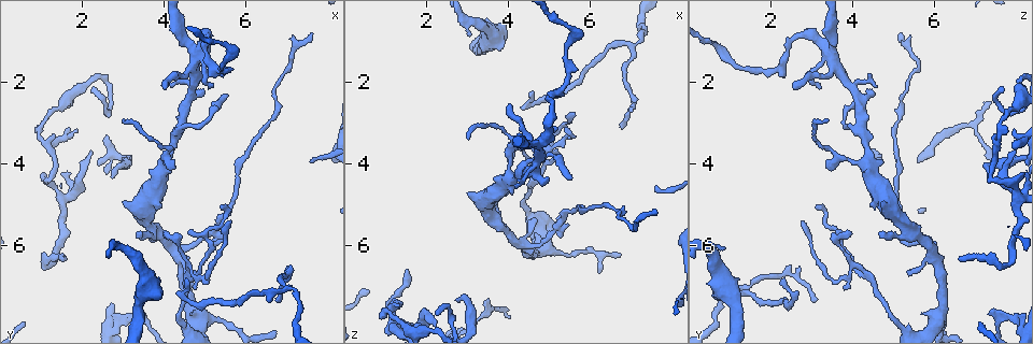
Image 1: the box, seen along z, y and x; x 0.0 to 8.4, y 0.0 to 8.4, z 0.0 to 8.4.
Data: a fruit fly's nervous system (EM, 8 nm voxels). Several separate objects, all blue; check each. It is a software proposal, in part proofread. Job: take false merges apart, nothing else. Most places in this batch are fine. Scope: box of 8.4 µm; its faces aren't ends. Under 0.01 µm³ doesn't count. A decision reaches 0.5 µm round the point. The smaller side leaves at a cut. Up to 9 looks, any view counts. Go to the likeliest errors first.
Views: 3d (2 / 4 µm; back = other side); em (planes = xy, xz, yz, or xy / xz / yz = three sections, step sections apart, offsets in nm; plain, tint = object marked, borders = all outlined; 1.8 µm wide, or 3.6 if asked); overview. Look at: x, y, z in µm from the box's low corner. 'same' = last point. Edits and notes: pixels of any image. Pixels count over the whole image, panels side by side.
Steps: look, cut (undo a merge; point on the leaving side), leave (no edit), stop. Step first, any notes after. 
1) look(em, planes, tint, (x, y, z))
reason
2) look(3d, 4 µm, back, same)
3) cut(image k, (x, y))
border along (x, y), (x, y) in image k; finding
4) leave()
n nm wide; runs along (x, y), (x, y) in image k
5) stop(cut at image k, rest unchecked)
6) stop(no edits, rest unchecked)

look(3d, 2 µm, (3.35, 7.70, 7.75))
abrupt turn

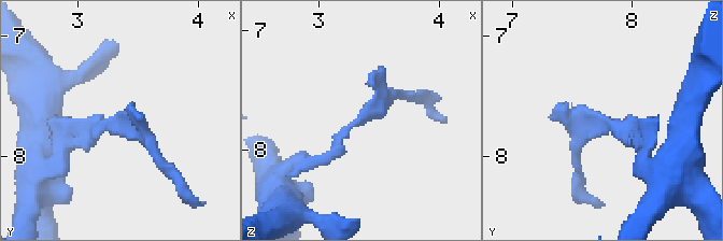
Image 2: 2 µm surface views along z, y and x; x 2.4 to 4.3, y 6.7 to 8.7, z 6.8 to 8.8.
look(em, planes, tint, (3.40, 7.70, 7.70))

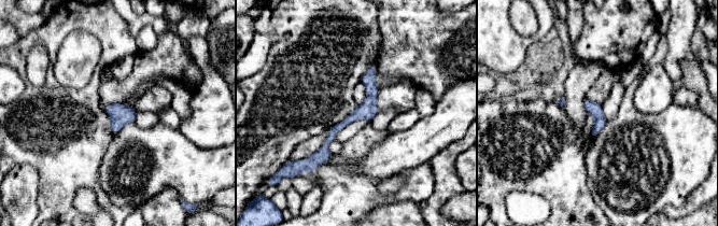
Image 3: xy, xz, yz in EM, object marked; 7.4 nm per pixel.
leave()
runs along (374, 68), (370, 101), (332, 133), (314, 163) in image 3; continuous, no second neuron

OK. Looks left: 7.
look(em, planes, tint, (4.40, 3.15, 4.25))
arms part here

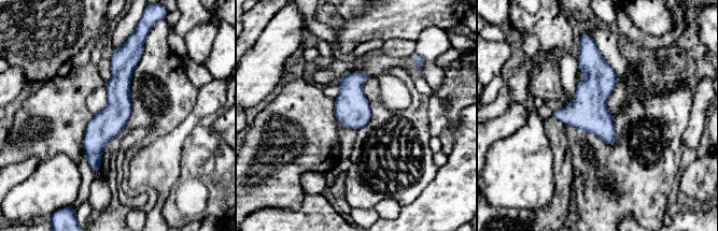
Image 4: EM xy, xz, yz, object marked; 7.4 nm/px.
leave()
runs along (121, 52), (96, 170) in image 4; continuous, no second neuron

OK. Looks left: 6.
look(3d, 4 µm, (1.20, 4.45, 7.40))
abrupt turn

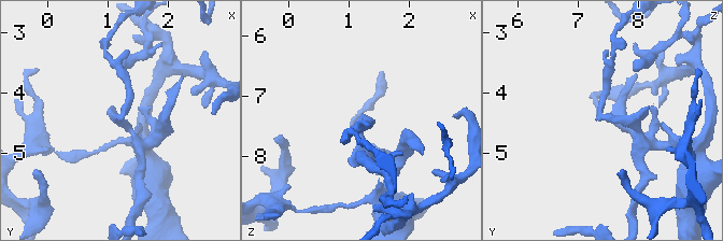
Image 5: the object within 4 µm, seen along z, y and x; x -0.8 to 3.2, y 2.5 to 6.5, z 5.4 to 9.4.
look(em, planes, tint, (1.20, 4.35, 7.40))
need the tissue

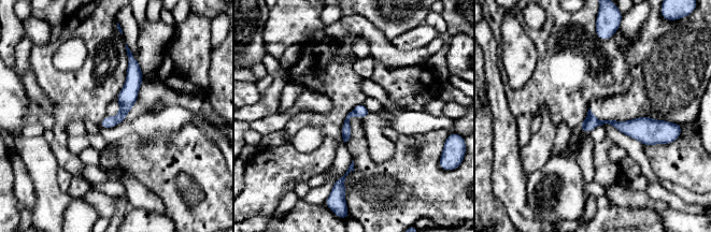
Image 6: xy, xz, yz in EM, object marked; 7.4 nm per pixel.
cut(image 6, (589, 114))
two neurons meet here

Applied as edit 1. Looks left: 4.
look(em, planes, borders, (1.25, 6.50, 7.75))

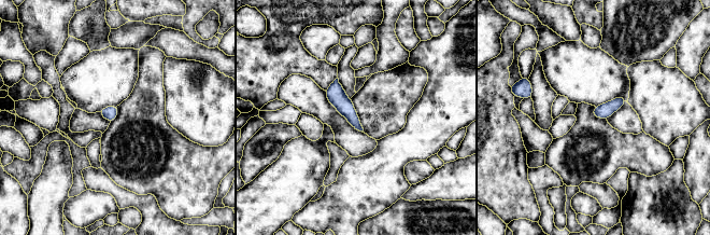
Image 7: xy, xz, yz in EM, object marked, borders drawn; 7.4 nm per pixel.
leave()
110 nm wide; runs along (336, 83), (337, 97), (358, 126) in image 7; one neuron here

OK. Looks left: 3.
stop(cut at image 6, rest unchecked)

